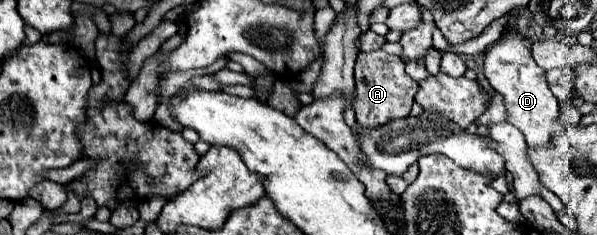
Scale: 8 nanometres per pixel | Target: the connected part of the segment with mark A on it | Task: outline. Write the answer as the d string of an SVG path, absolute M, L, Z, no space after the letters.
M381 50L373 52L359 52L355 62L355 82L357 82L357 96L355 96L355 116L357 124L363 128L379 128L391 120L407 118L413 106L413 98L417 94L419 84L405 76L405 64L399 56L385 54Z

